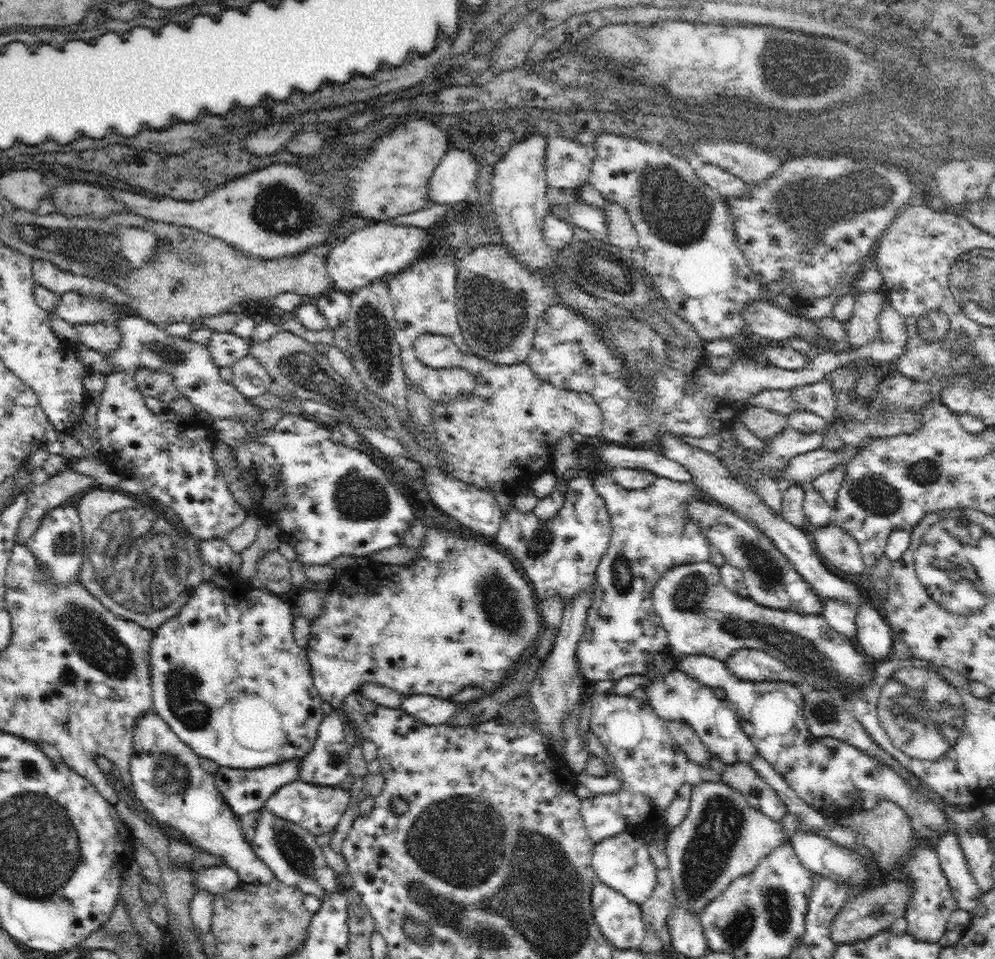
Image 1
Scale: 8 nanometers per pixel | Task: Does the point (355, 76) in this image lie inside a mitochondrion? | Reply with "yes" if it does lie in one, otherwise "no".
no

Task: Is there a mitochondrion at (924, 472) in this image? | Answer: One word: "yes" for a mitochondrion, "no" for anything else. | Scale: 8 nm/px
yes

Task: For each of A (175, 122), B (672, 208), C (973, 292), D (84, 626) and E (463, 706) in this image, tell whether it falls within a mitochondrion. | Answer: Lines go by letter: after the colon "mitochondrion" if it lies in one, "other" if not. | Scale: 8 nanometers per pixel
A: other
B: mitochondrion
C: mitochondrion
D: mitochondrion
E: other

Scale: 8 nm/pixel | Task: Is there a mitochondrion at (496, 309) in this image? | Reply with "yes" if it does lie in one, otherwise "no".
yes

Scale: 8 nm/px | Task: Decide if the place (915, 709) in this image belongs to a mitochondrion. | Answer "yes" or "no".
yes

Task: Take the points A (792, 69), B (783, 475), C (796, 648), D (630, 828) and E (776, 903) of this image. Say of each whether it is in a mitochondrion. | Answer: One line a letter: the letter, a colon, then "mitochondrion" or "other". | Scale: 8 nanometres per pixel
A: mitochondrion
B: other
C: mitochondrion
D: other
E: mitochondrion

